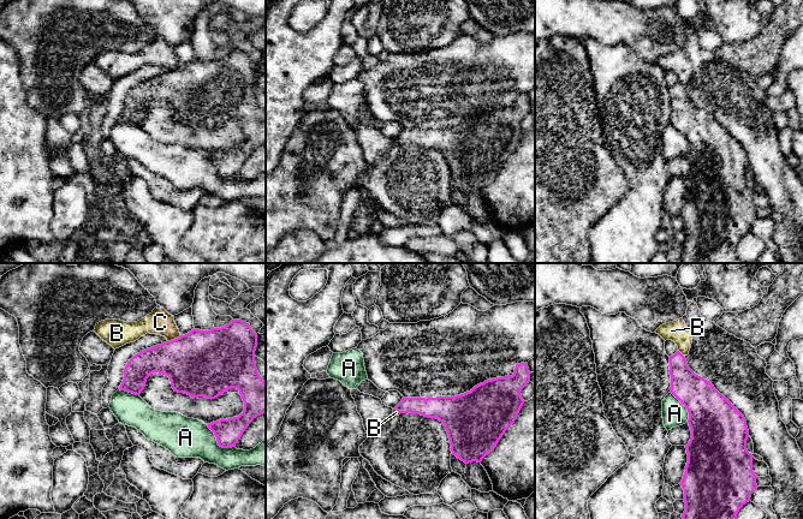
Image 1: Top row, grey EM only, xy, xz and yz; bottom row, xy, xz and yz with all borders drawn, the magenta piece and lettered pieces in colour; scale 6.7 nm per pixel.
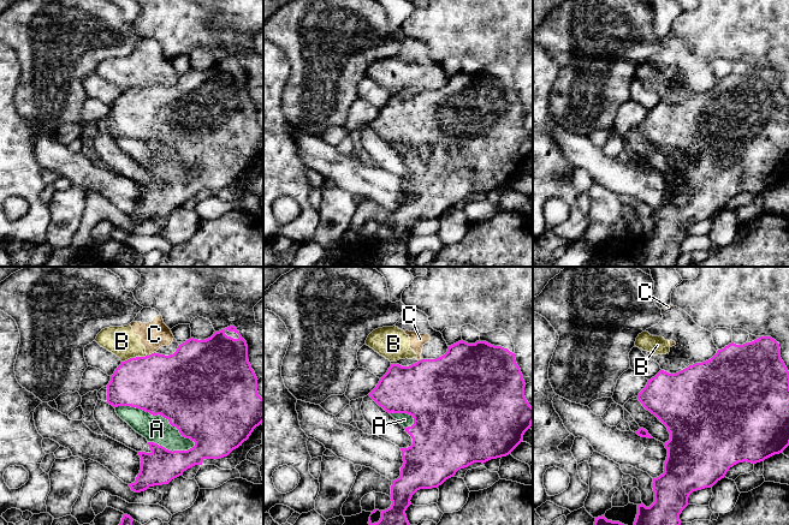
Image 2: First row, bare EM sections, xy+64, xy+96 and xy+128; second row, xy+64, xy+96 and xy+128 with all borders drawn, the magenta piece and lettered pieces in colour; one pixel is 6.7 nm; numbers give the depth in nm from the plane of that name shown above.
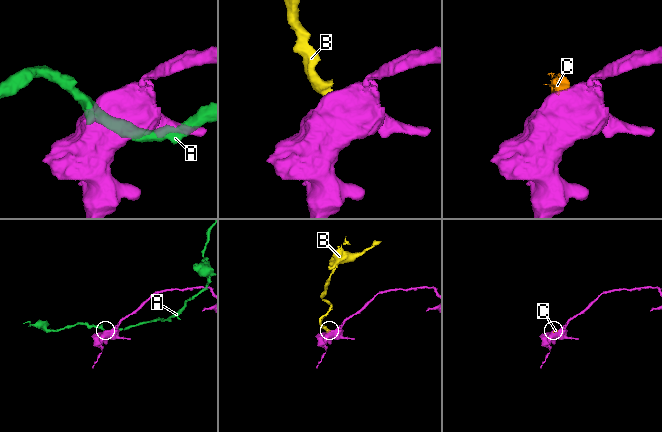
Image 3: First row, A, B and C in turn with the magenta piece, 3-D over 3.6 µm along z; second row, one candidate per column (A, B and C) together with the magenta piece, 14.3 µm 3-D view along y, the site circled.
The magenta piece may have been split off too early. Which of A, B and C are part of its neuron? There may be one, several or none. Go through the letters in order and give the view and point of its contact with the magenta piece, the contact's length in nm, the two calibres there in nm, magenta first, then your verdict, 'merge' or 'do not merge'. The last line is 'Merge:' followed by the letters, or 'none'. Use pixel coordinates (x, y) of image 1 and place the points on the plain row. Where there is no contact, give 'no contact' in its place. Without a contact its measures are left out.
A: xy (218, 173) | 240 nm | 180/280 nm | do not merge
B: yz (680, 84) | 60 nm | 220/120 nm | do not merge
C: xy (174, 70) | 100 nm | 440/170 nm | do not merge
Merge: none

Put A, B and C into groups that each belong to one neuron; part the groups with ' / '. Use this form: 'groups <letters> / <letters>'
groups A / B C

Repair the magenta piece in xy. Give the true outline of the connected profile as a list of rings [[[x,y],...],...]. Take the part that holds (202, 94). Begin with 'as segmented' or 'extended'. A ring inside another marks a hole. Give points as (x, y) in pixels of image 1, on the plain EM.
as segmented; [[[232,50],[225,58],[210,61],[194,59],[185,66],[133,86],[125,97],[119,120],[139,126],[153,103],[168,107],[174,123],[188,125],[194,130],[198,127],[215,130],[226,121],[237,119],[244,132],[244,142],[238,148],[208,155],[220,178],[233,178],[249,155],[257,147],[266,144],[266,113],[256,99],[256,78],[257,65],[242,50]]]

